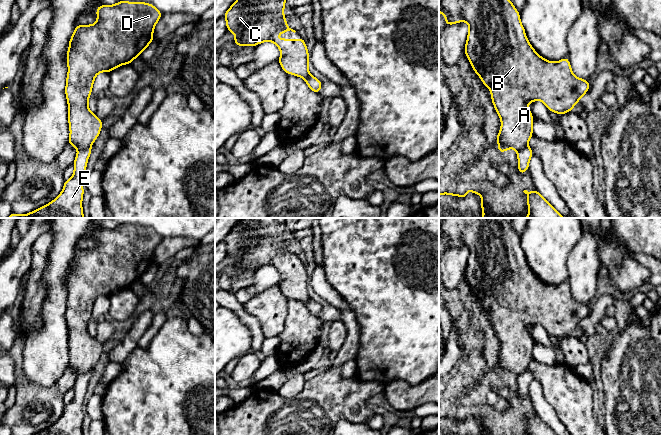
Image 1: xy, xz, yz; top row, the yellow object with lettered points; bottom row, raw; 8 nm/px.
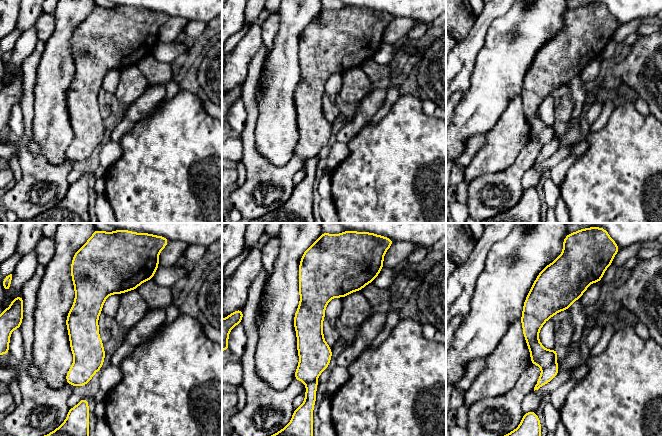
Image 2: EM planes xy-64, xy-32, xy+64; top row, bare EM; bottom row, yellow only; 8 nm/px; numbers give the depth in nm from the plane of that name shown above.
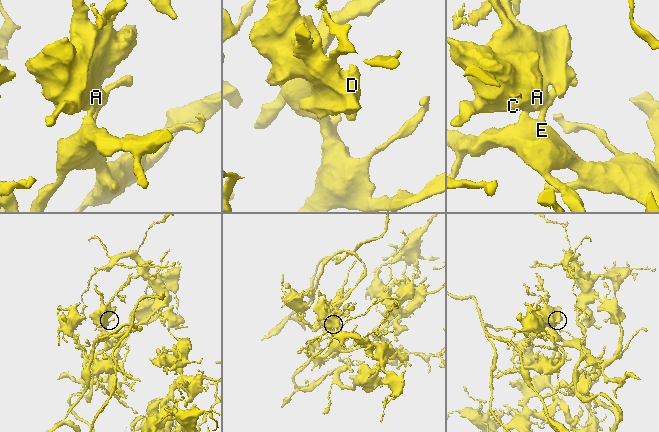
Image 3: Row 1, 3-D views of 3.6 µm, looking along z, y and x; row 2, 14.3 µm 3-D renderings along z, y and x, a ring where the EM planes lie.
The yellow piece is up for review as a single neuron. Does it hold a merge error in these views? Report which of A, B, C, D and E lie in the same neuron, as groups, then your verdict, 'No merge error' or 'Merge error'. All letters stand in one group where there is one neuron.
Groups: A B C D E. No merge error

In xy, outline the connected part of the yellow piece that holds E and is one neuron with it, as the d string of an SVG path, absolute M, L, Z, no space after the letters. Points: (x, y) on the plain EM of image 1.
M124 224L115 229L100 229L96 232L96 237L96 247L78 249L74 252L67 275L68 298L65 318L68 326L70 353L68 368L78 374L73 387L74 397L70 403L65 404L63 414L56 423L34 435L83 435L82 404L91 378L91 369L98 362L102 353L102 344L88 332L94 303L100 296L110 297L119 290L131 288L136 281L140 280L154 263L153 254L163 239L152 228Z

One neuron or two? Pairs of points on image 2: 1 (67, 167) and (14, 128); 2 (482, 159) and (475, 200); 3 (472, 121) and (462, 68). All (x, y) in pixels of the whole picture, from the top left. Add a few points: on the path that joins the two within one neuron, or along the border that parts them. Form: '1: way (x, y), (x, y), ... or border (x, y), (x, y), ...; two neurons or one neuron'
1: border (23, 112), (24, 135), (18, 141); two neurons
2: border (502, 170), (480, 174), (468, 184); two neurons
3: border (474, 69), (471, 74), (470, 86), (462, 93); two neurons

